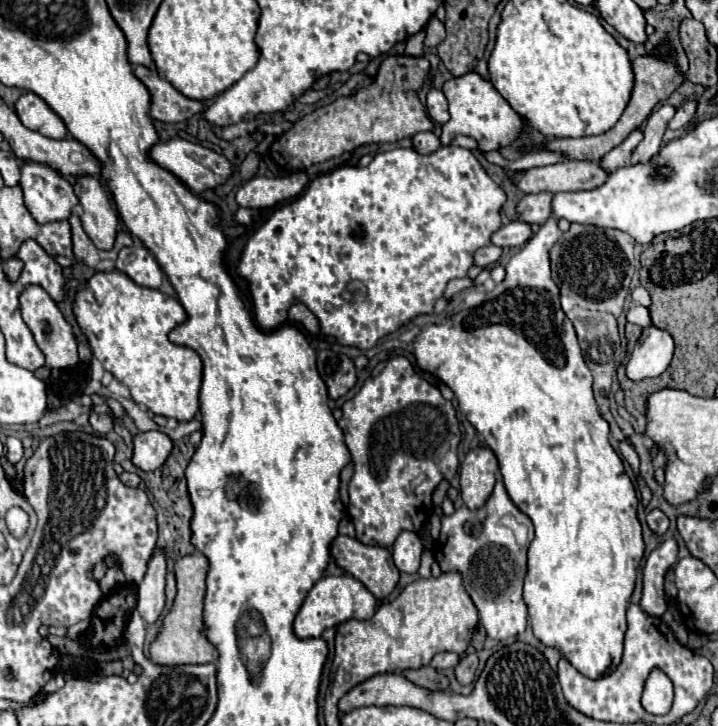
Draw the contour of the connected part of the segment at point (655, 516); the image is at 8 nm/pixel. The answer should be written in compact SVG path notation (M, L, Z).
M652 509L652 511L646 515L646 521L648 521L652 533L662 535L662 533L666 533L666 529L668 529L668 519L666 519L666 515L664 515L660 509Z

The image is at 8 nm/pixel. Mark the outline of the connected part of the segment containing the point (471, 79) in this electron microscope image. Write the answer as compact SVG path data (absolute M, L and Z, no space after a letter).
M468 73L446 81L442 93L450 105L450 121L442 127L440 135L442 145L450 145L454 135L468 135L478 141L480 151L496 151L498 147L512 143L522 131L522 117L516 115L516 111L512 111L504 97L492 87L492 83L484 81L478 73Z

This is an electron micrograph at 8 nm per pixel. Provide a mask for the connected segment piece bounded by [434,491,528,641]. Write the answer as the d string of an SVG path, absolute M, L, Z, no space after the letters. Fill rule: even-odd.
M494 491L494 495L484 507L470 511L466 505L462 505L452 515L444 515L442 509L436 507L442 519L442 529L434 555L444 573L448 571L462 573L464 587L480 613L480 623L484 625L488 637L504 641L508 637L520 635L526 629L526 607L524 601L520 599L520 591L526 575L528 547L518 545L514 533L498 523L500 521L500 511L496 505L498 497L504 497L504 493ZM478 523L482 523L482 529L476 529Z

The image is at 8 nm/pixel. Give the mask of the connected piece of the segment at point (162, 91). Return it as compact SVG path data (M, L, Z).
M142 65L134 67L134 75L146 85L150 93L150 117L164 123L186 121L202 109L202 101L188 99L180 95L156 69L146 69Z

